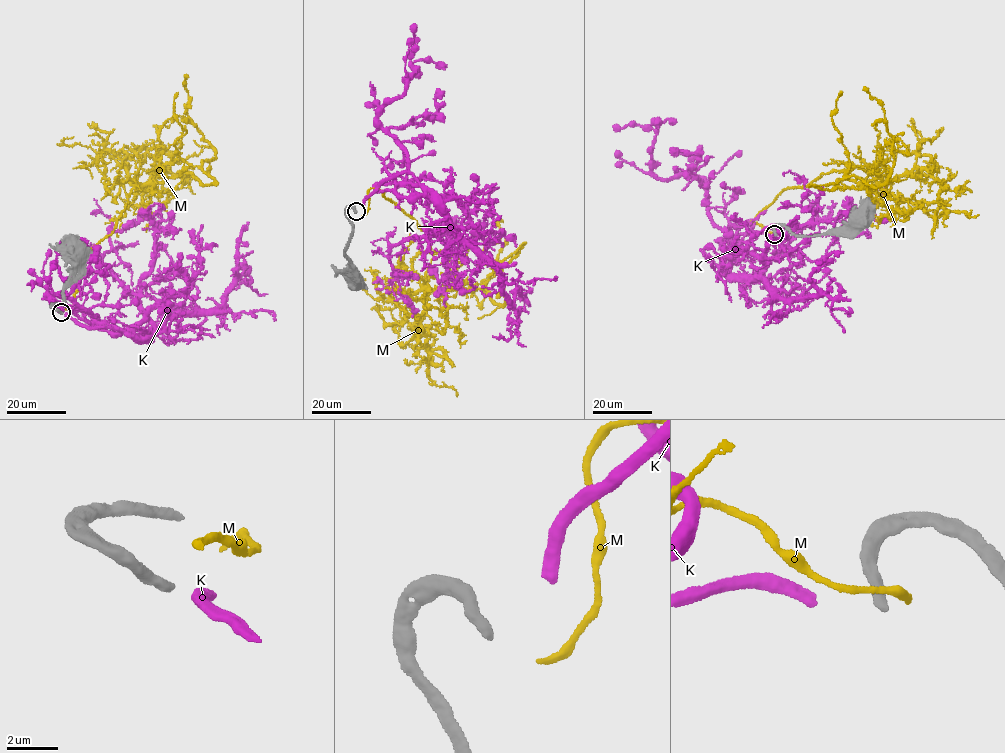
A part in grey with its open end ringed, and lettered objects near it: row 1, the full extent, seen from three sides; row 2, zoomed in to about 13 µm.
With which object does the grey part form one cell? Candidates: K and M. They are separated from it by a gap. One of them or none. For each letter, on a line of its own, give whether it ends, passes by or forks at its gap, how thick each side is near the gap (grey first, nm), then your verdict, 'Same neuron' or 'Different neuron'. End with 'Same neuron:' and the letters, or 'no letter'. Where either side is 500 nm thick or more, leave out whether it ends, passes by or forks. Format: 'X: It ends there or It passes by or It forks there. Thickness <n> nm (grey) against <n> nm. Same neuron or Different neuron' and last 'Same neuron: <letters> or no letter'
K: Thickness 500 nm (grey) against 440 nm. Same neuron
M: Thickness 500 nm (grey) against 240 nm. Different neuron
Same neuron: K

